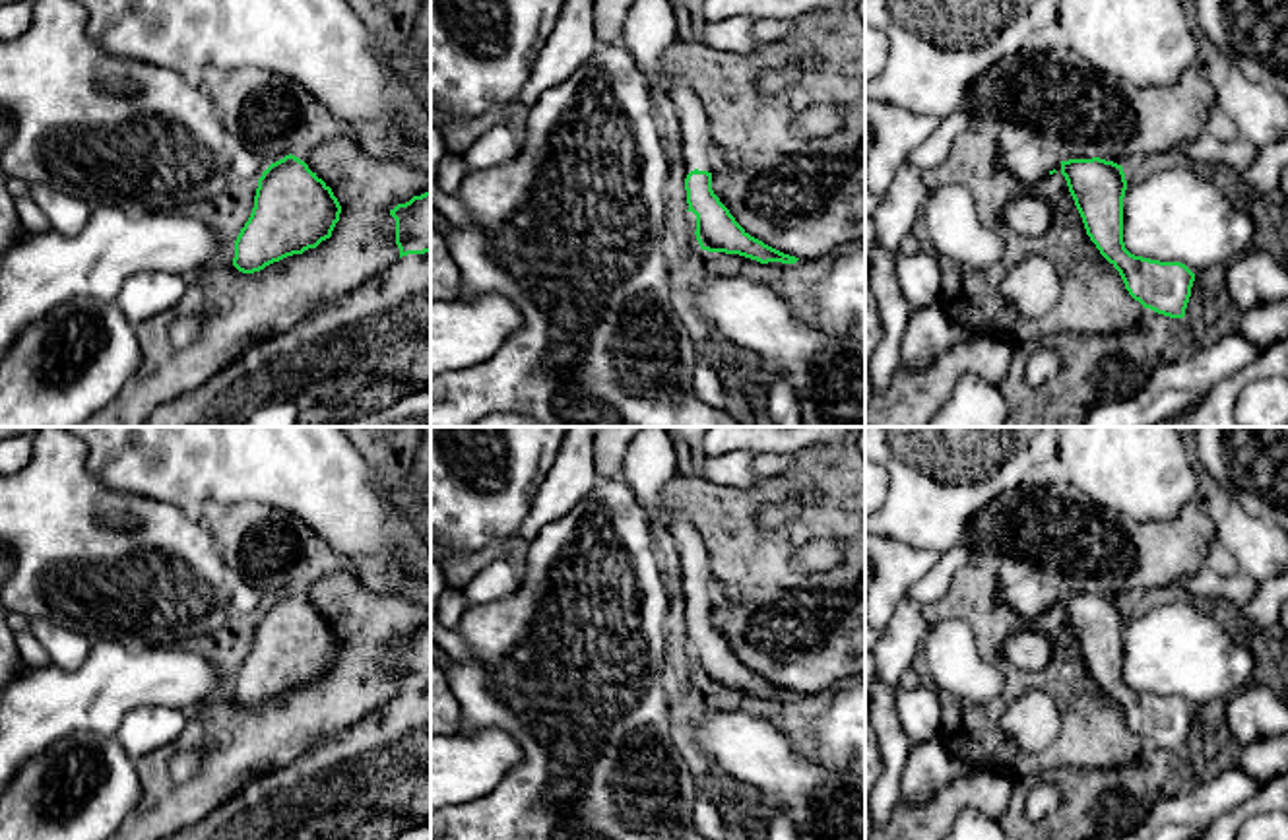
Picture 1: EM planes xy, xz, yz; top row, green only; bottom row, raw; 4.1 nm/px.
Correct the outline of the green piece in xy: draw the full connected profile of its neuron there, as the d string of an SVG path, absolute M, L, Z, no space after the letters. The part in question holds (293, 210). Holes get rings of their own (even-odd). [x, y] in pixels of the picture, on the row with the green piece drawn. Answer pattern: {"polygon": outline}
{"polygon": "M262 68L208 70L198 81L229 138L272 161L235 241L233 266L254 274L330 239L341 206L332 188L291 153L291 138L310 101L306 89Z"}

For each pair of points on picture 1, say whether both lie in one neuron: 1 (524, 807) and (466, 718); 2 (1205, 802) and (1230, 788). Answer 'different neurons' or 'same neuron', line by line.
1: same neuron
2: same neuron

